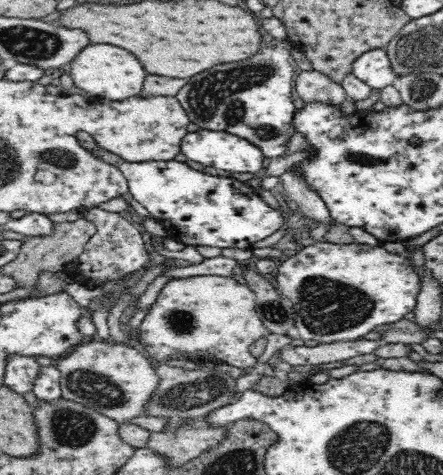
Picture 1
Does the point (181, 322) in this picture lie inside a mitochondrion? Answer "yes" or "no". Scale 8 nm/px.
yes

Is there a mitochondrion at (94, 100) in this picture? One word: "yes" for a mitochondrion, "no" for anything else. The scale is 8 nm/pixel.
no

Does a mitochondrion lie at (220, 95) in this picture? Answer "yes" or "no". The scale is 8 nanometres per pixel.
yes

